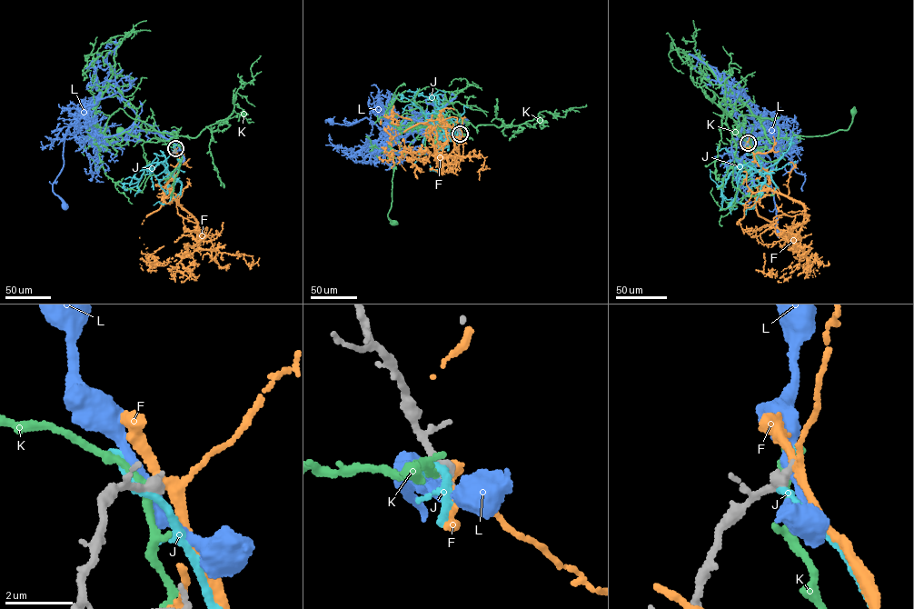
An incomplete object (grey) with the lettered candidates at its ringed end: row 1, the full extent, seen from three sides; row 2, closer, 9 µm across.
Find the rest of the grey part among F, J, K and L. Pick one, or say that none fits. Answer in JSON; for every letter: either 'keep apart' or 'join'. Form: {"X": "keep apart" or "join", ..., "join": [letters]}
{"F": "keep apart", "J": "keep apart", "K": "keep apart", "L": "keep apart", "join": []}

